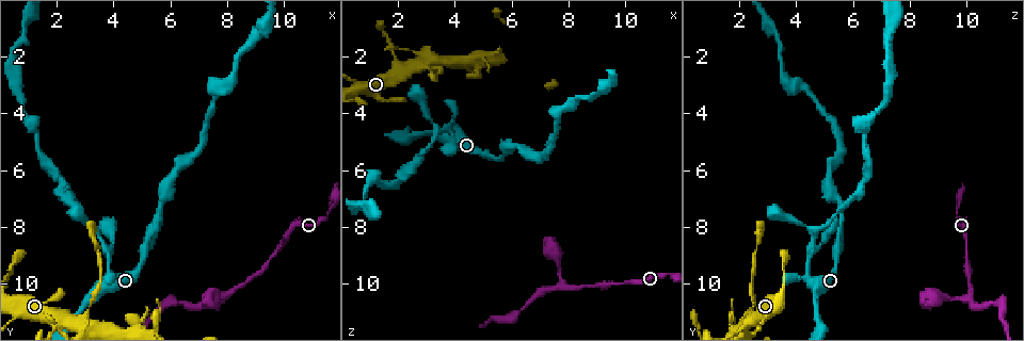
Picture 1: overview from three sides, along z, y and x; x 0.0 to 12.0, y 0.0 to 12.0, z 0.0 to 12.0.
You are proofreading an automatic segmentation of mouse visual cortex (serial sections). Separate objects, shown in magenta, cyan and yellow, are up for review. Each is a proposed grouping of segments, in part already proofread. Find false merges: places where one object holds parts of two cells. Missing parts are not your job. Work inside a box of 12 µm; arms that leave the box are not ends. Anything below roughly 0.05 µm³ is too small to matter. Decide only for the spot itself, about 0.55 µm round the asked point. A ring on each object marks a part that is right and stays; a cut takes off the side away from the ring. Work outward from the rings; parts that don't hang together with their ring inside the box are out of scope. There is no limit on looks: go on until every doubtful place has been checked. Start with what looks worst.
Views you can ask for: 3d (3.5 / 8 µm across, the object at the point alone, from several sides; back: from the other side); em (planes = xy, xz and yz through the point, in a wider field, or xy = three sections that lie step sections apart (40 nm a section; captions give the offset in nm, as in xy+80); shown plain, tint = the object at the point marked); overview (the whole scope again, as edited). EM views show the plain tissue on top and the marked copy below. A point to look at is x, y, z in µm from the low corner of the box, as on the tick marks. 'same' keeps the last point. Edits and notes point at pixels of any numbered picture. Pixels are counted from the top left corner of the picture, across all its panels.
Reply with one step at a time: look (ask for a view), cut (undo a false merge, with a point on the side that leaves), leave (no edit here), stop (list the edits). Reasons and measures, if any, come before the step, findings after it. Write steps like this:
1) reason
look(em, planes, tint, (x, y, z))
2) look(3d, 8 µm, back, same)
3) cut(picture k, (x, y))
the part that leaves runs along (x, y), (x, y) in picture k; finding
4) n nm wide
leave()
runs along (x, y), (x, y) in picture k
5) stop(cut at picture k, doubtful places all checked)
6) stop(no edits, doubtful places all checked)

sudden change in width
look(3d, 3.5 µm, (3.2, 10.7, 2.5))

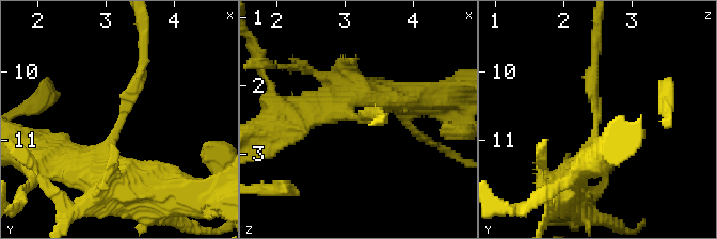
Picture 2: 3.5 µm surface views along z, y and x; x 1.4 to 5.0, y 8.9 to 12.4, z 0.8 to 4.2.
arms of 200, 350 nm
look(em, xy, step 5, tint, (3.15, 10.80, 2.45))

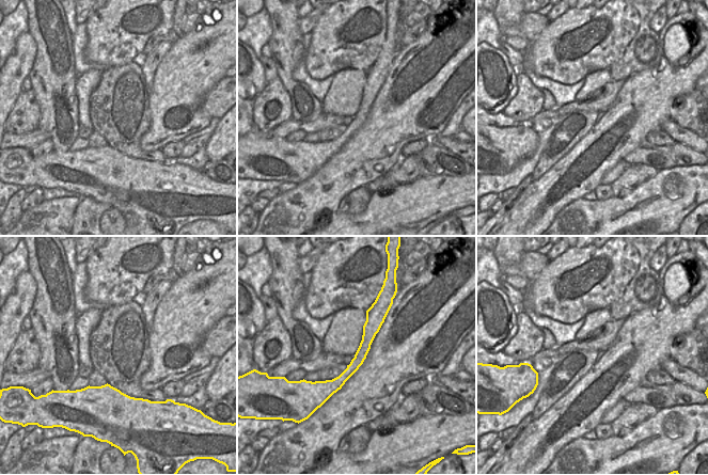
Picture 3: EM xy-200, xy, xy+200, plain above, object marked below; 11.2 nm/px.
leave()
runs along (69, 163), (109, 141), (141, 62) in picture 2; all the same cell

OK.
thick turns thin
look(3d, 3.5 µm, (4.0, 9.8, 4.2))

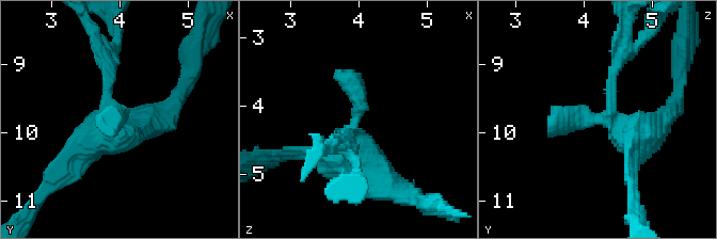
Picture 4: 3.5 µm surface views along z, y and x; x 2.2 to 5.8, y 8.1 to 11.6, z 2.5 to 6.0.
leave()
runs along (371, 172), (339, 72) in picture 4; one cell here

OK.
three arms meet
look(3d, 3.5 µm, (3.6, 8.3, 4.7))

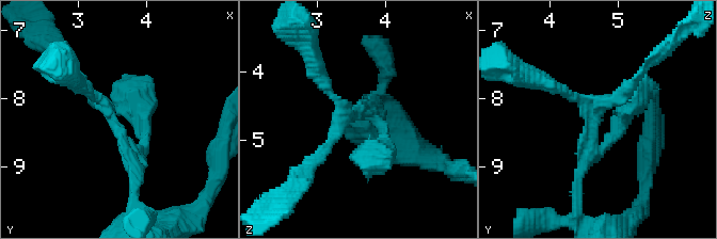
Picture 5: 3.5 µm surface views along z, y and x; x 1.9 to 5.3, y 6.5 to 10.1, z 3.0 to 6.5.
3 arms; arms of 150, 200, 200 nm; now the EM
look(em, planes, tint, (3.50, 8.25, 4.65))

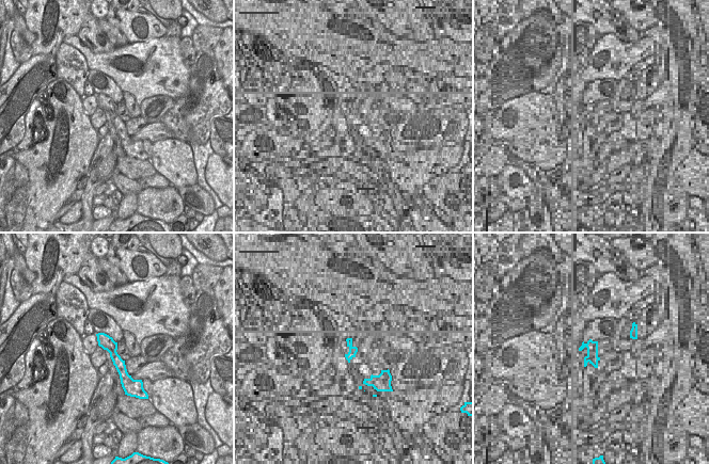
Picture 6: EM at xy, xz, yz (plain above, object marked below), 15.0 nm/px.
leave()
runs along (578, 177), (594, 114), (640, 75) in picture 5; continuous, no second cell

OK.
three arms meet
look(3d, 3.5 µm, (7.9, 10.3, 10.1))

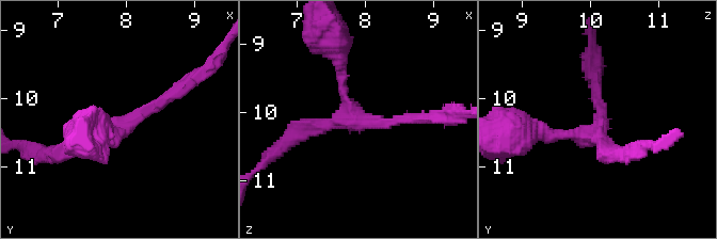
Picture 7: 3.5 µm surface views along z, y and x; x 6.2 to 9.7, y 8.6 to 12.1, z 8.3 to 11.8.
now the EM
look(em, planes, tint, (7.85, 10.40, 10.10))

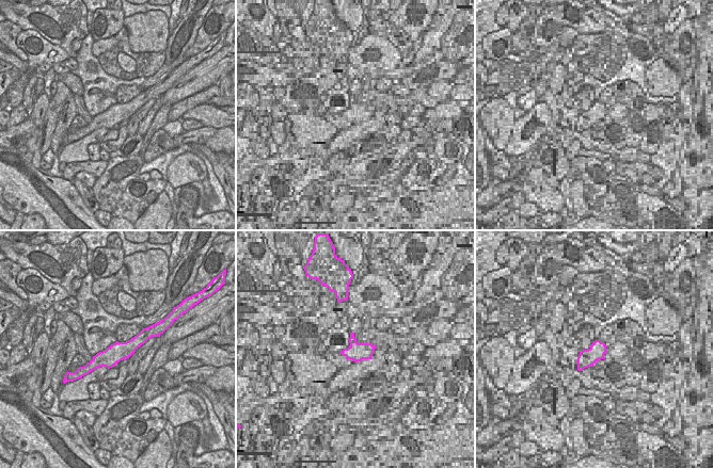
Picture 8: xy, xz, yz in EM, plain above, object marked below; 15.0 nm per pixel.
280 nm wide
leave()
runs along (417, 120), (357, 122), (338, 62) in picture 7; one cell here

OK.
stop(no edits, doubtful places all checked)

